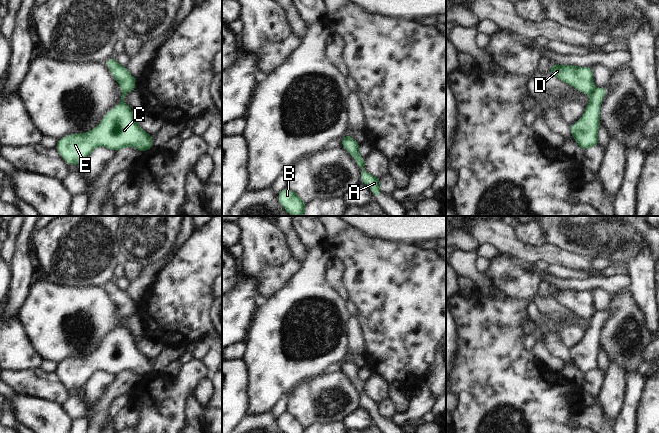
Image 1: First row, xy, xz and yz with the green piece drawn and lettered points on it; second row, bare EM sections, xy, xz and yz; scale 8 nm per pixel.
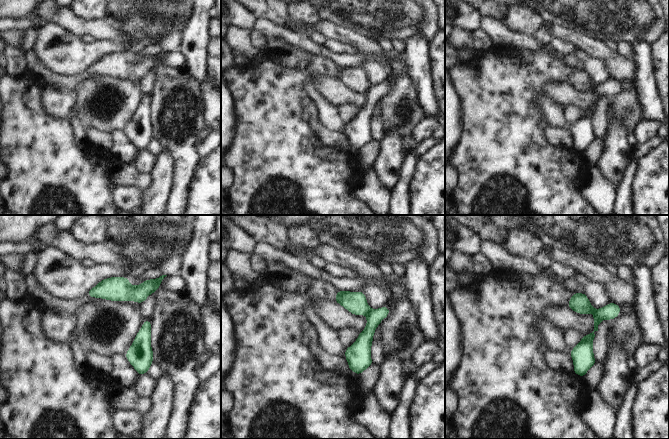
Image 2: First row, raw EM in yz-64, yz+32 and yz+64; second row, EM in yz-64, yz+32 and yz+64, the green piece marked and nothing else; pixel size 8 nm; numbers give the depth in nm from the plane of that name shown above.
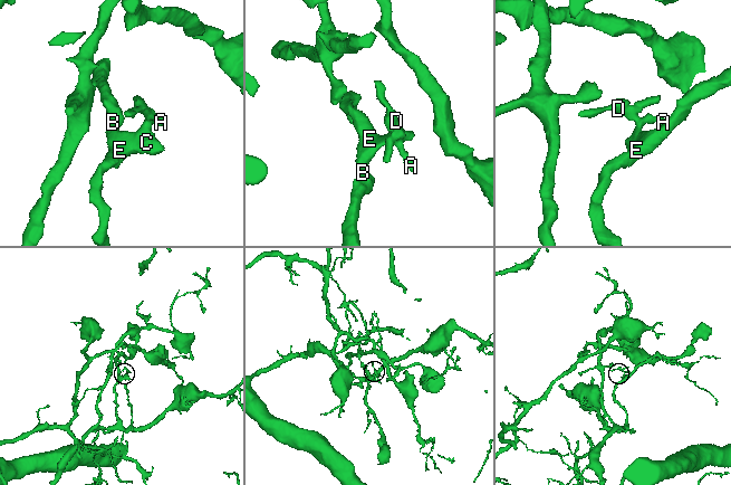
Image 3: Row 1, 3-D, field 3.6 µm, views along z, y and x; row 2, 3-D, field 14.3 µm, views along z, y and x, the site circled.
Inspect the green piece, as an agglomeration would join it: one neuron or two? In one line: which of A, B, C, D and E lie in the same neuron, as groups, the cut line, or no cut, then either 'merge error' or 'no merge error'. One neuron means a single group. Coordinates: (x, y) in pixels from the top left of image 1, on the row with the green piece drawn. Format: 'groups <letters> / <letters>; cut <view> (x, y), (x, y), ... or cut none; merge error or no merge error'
groups A B C E / D; cut yz (594, 88), (588, 93); merge error

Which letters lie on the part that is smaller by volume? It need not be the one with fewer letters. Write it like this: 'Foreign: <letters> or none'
Foreign: D

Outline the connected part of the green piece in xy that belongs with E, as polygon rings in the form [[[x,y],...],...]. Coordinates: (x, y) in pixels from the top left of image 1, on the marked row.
[[[126,94],[121,96],[120,104],[112,108],[100,124],[88,133],[69,134],[57,140],[62,158],[69,165],[84,163],[98,146],[113,149],[135,147],[140,152],[152,148],[153,136],[147,134],[137,124],[137,116],[124,102]]]

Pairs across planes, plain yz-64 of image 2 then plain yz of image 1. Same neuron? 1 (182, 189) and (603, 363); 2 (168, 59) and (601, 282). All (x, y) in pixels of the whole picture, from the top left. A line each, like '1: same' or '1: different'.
1: different
2: same

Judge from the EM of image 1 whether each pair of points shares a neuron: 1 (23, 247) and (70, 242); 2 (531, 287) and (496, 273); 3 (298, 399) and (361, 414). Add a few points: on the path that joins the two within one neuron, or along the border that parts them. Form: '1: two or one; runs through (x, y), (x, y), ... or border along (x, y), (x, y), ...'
1: two; border along (36, 232), (33, 237), (33, 255)
2: one; runs through (522, 285), (505, 281)
3: two; border along (361, 407), (354, 410), (342, 421)

